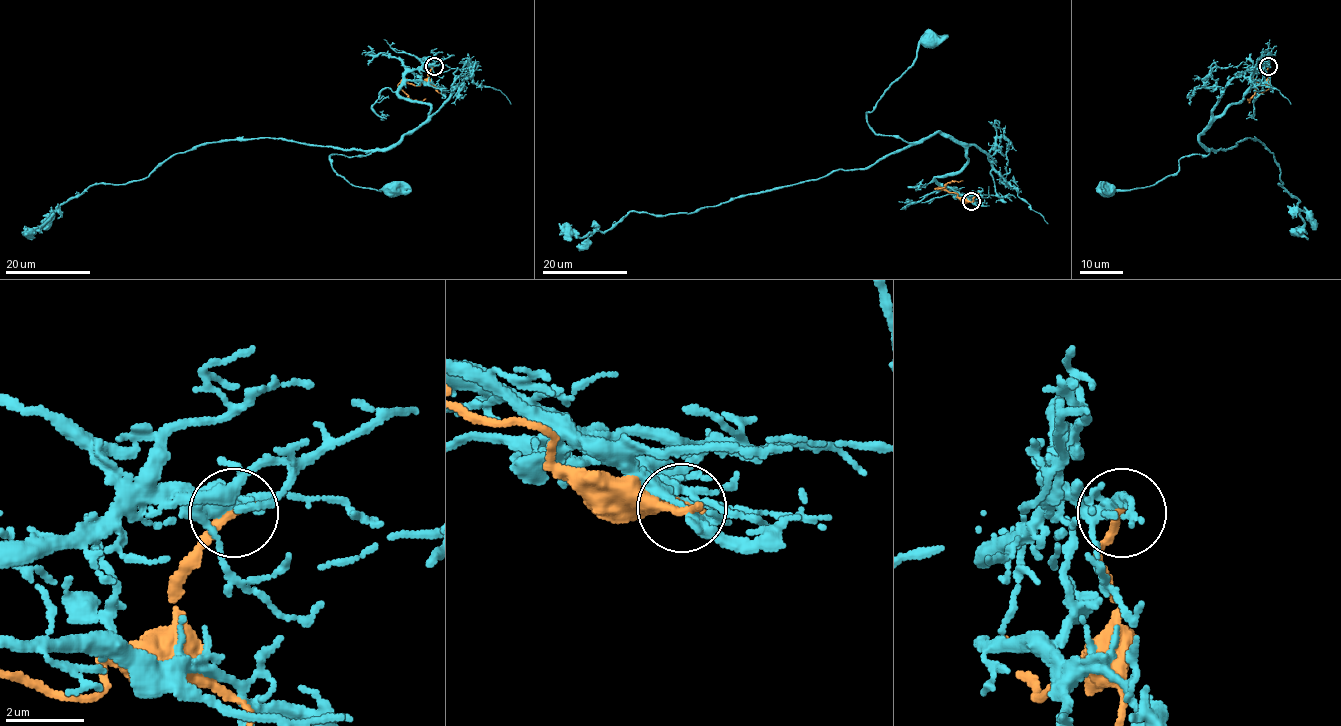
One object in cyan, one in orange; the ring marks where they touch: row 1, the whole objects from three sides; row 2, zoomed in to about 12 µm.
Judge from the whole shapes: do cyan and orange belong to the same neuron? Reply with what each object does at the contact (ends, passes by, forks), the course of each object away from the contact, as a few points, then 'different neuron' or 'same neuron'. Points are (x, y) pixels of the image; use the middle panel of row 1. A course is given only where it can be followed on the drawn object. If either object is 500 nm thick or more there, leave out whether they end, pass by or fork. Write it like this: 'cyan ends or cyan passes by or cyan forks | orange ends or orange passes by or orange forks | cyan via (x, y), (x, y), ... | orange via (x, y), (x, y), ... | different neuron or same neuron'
cyan forks | orange ends | cyan via (971, 201), (935, 179), (967, 161), (960, 143), (940, 132), (907, 142), (867, 123), (929, 40) | orange via (971, 201), (934, 188), (963, 181) | different neuron

